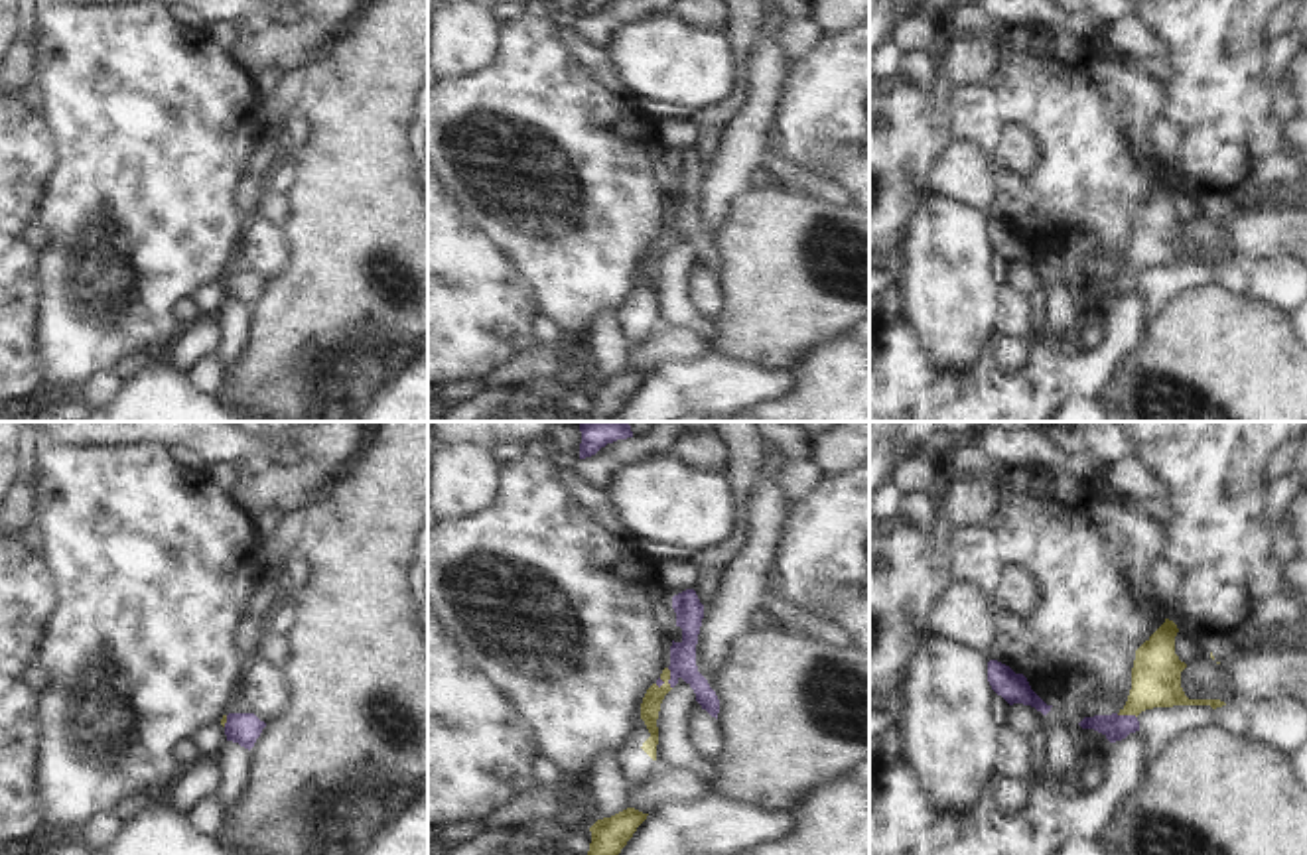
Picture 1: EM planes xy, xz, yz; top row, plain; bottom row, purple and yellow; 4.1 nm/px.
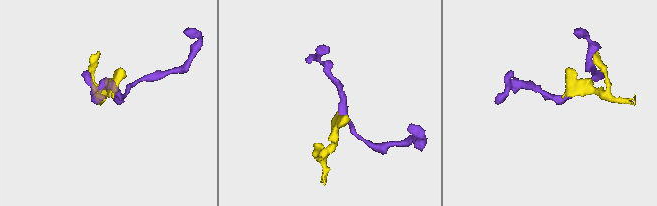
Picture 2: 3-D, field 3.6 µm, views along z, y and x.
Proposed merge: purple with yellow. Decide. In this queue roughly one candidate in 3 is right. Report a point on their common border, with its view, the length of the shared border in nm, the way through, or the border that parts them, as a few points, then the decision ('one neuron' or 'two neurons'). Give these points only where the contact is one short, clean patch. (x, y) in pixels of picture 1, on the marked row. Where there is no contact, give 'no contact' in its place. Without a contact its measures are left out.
contact xz (671, 678); length 100 nm; way xz (683, 655), (683, 662), (671, 678), (653, 698); one neuron

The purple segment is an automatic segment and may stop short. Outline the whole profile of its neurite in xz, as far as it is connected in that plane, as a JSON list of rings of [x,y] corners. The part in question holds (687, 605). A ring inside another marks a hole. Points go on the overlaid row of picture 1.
[[[686,589],[672,597],[672,609],[676,613],[676,626],[682,628],[682,640],[670,646],[670,666],[662,670],[660,678],[647,690],[641,703],[641,719],[645,721],[651,737],[643,743],[643,751],[656,760],[658,745],[658,711],[664,695],[682,678],[696,693],[696,701],[712,717],[718,719],[720,699],[710,688],[708,680],[698,672],[696,666],[696,644],[704,619],[704,605],[700,603],[694,589]]]

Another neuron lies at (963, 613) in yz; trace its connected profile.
[[[954,581],[930,609],[929,630],[1005,664],[996,642],[997,617],[997,605],[976,585]]]

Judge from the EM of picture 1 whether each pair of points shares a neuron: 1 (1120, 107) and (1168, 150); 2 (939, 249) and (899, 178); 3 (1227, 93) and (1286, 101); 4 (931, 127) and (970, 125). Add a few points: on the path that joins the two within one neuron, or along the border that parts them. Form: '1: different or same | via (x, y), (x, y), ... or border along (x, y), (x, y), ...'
1: different | border along (1160, 117), (1148, 131), (1148, 142), (1166, 166)
2: different | border along (927, 188), (907, 231), (907, 241), (901, 247)
3: different | border along (1274, 87), (1274, 115), (1282, 123)
4: different | border along (957, 89), (951, 101), (953, 138)

